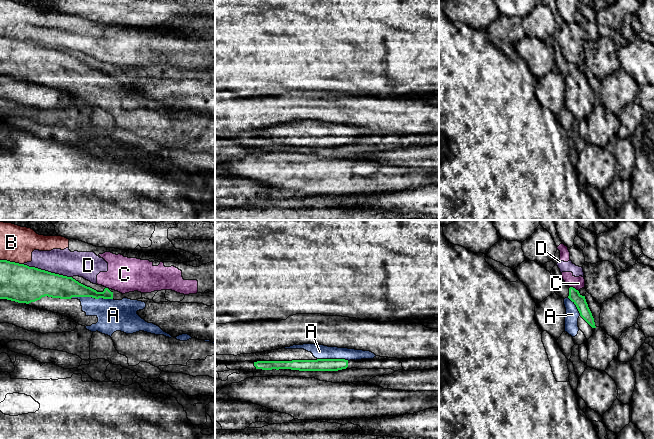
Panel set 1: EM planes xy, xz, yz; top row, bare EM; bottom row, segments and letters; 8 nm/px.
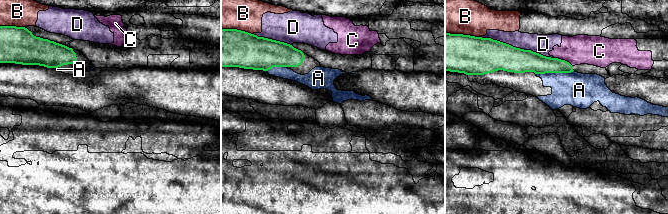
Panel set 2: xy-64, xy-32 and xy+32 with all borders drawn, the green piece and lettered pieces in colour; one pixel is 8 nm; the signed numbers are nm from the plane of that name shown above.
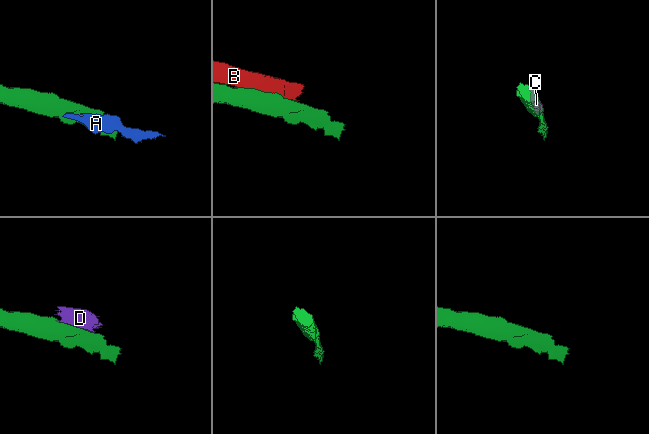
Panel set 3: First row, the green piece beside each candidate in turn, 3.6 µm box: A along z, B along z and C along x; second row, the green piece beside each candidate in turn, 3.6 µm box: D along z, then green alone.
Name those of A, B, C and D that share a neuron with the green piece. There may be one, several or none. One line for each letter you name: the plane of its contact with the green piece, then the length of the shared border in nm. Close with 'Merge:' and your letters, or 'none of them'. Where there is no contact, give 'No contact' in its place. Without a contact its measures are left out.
A: Touches green in xy. Shared border 340 nm
Merge: A

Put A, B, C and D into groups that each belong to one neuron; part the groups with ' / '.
A / B C D

